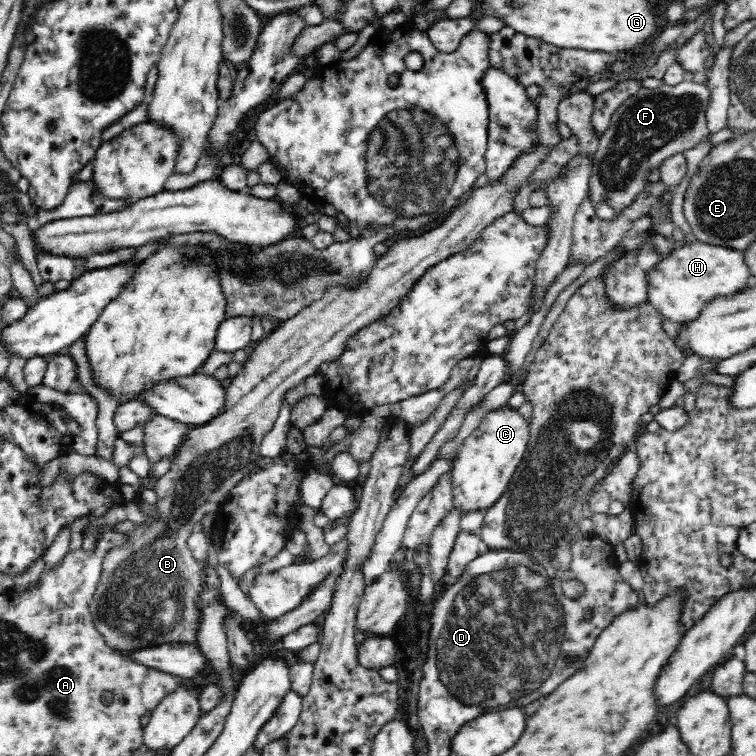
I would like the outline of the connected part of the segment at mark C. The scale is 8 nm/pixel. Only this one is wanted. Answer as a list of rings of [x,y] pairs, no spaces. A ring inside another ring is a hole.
[[[506,406],[484,416],[480,426],[459,446],[450,472],[454,508],[461,516],[472,510],[488,511],[501,499],[524,458],[529,440],[529,422],[516,409]]]

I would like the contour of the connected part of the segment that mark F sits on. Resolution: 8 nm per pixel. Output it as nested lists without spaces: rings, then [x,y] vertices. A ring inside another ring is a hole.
[[[691,79],[680,82],[675,86],[662,84],[654,90],[640,88],[630,99],[615,112],[606,133],[599,138],[599,146],[593,156],[593,167],[589,178],[589,195],[594,203],[603,200],[614,209],[614,216],[620,214],[636,200],[636,197],[645,190],[647,176],[672,155],[694,148],[708,134],[710,134],[706,109],[711,101],[710,88],[705,84],[698,84]]]

